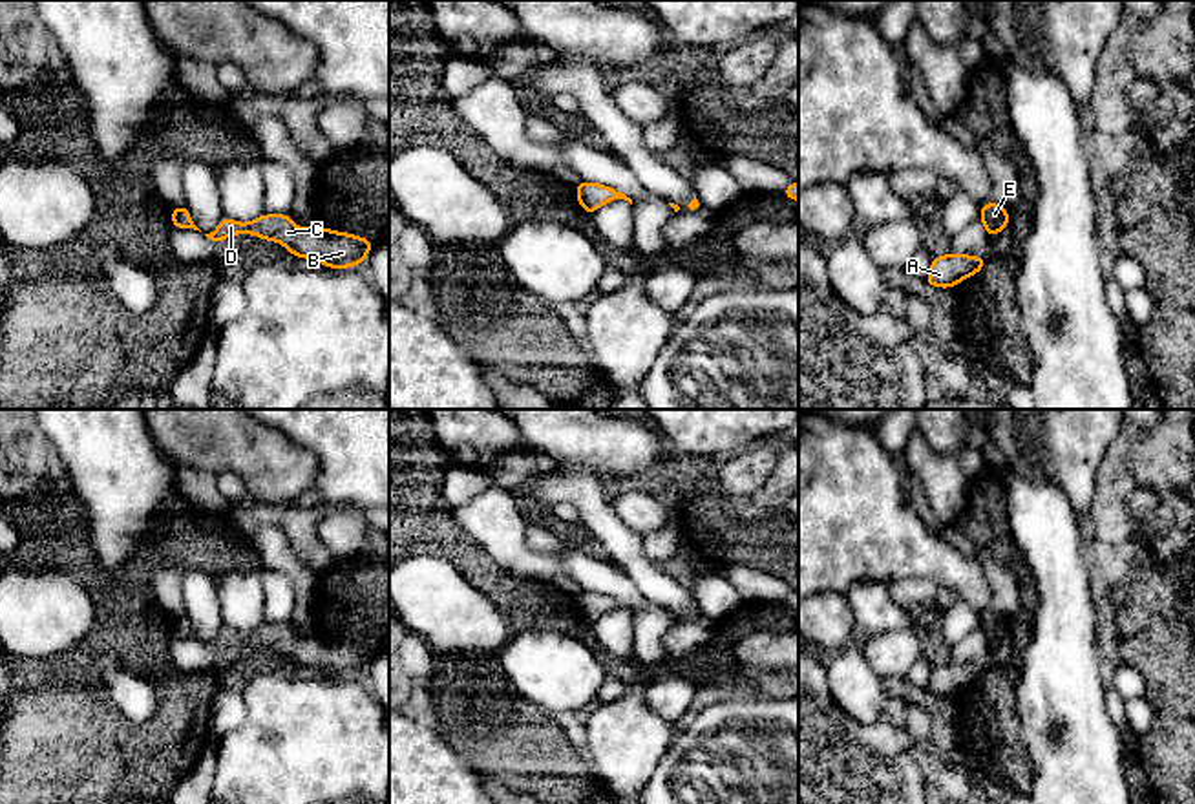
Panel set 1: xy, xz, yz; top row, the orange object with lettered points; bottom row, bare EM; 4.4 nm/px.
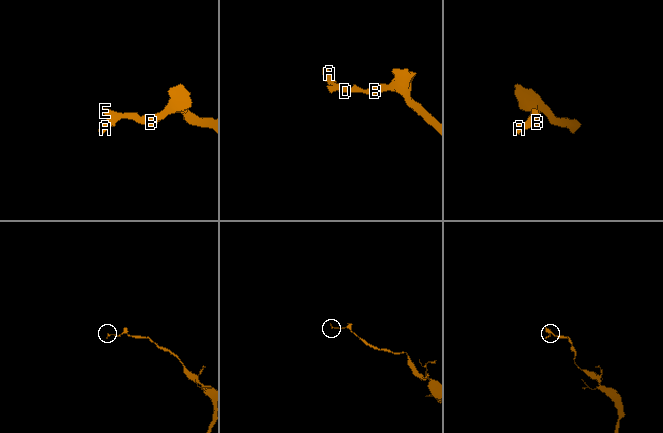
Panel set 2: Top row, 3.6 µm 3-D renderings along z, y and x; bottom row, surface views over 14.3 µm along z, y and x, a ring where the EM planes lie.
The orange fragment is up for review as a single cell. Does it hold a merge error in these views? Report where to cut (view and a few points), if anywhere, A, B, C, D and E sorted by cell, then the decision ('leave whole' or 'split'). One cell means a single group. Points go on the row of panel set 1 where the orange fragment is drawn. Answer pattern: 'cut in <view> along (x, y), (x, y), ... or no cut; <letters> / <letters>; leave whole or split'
no cut; A B C D E; leave whole

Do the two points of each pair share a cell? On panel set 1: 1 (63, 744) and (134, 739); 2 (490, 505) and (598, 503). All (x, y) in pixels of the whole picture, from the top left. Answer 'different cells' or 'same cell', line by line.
1: same cell
2: different cells

